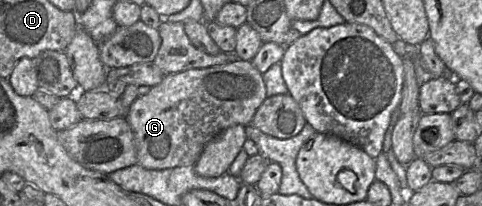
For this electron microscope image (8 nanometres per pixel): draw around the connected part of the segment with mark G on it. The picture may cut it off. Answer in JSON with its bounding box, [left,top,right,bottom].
[125,58,266,170]

